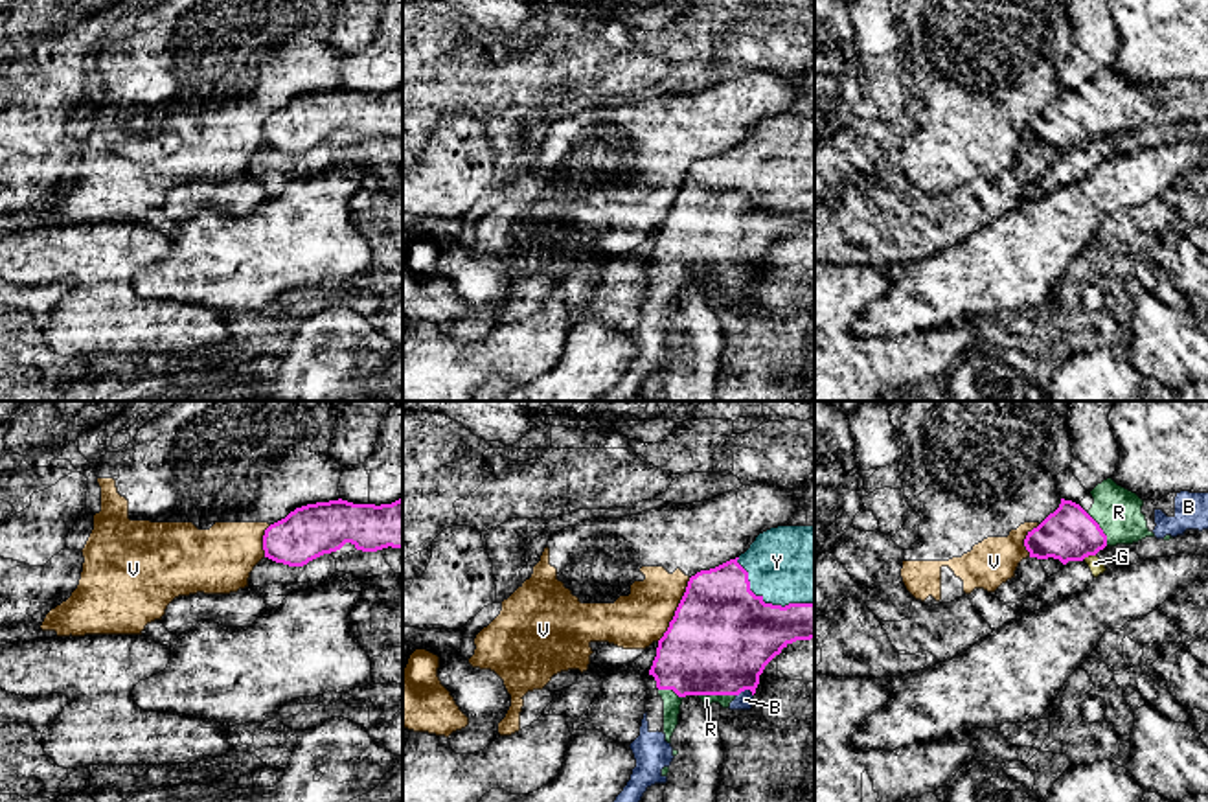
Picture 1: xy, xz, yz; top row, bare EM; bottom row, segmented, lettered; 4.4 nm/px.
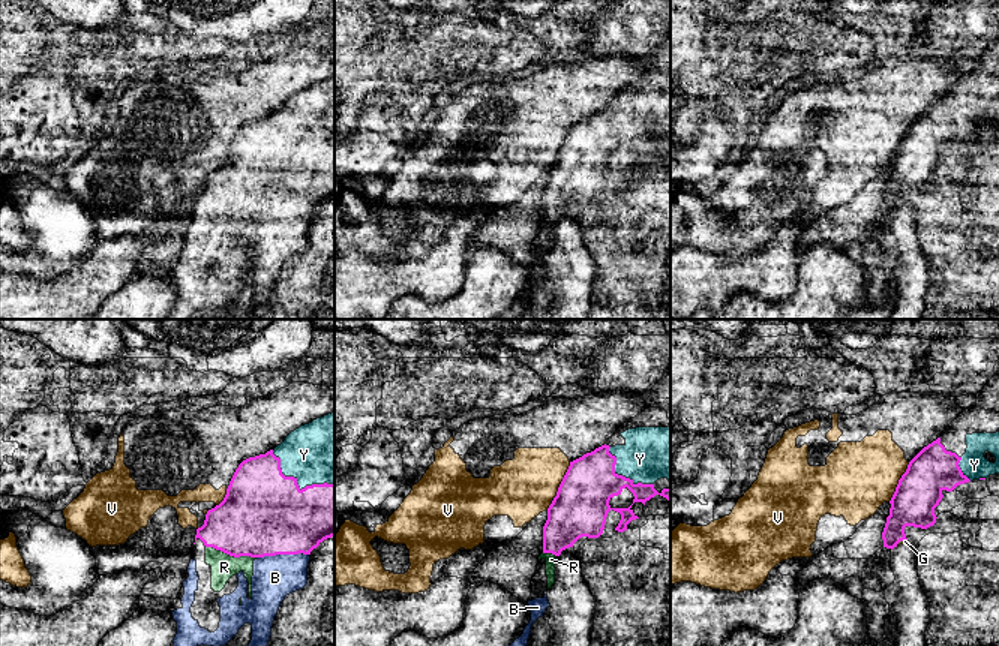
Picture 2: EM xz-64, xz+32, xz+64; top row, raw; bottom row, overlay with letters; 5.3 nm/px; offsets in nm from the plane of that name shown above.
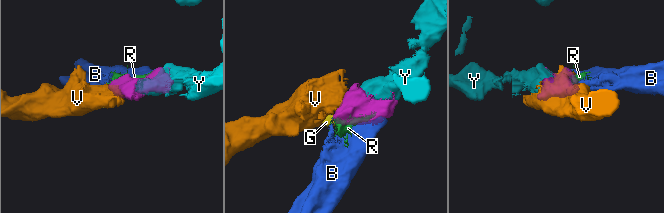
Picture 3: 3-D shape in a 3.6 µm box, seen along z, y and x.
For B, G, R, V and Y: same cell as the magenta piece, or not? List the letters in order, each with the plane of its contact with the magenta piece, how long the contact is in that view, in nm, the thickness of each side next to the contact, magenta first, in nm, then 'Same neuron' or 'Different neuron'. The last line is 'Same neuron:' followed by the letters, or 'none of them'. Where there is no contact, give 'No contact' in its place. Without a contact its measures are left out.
B: Touches magenta in xz. Shared border 80 nm. Thickness 460 nm (magenta) against 80 nm. Same neuron
G: Touches magenta in yz. Shared border 60 nm. Thickness 240 nm (magenta) against 70 nm. Different neuron
R: Touches magenta in xz. Shared border 160 nm. Thickness 460 nm (magenta) against 50 nm. Same neuron
V: Touches magenta in xz. Shared border 320 nm. Thickness 460 nm (magenta) against 240 nm. Different neuron
Y: Touches magenta in xz. Shared border 400 nm. Thickness 460 nm (magenta) against 340 nm. Same neuron
Same neuron: B, R, Y

